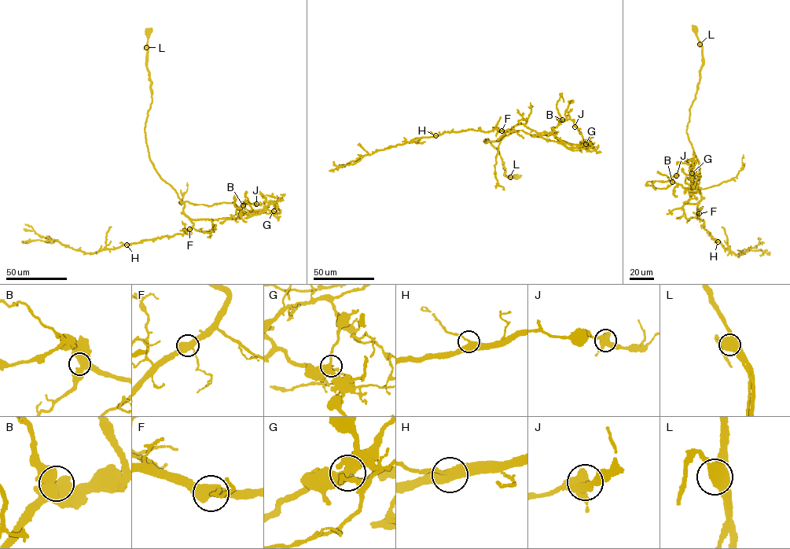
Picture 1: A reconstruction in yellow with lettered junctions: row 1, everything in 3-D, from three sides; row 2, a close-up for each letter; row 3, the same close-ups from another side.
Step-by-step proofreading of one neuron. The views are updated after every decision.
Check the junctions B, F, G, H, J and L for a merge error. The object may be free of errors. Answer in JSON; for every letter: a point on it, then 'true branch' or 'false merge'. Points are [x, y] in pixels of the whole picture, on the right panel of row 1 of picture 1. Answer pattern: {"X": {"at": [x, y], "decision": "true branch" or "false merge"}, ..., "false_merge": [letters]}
{"B": {"at": [672, 182], "decision": "true branch"}, "F": {"at": [699, 213], "decision": "true branch"}, "G": {"at": [692, 173], "decision": "true branch"}, "H": {"at": [718, 241], "decision": "true branch"}, "J": {"at": [676, 175], "decision": "true branch"}, "L": {"at": [699, 44], "decision": "true branch"}, "false_merge": []}

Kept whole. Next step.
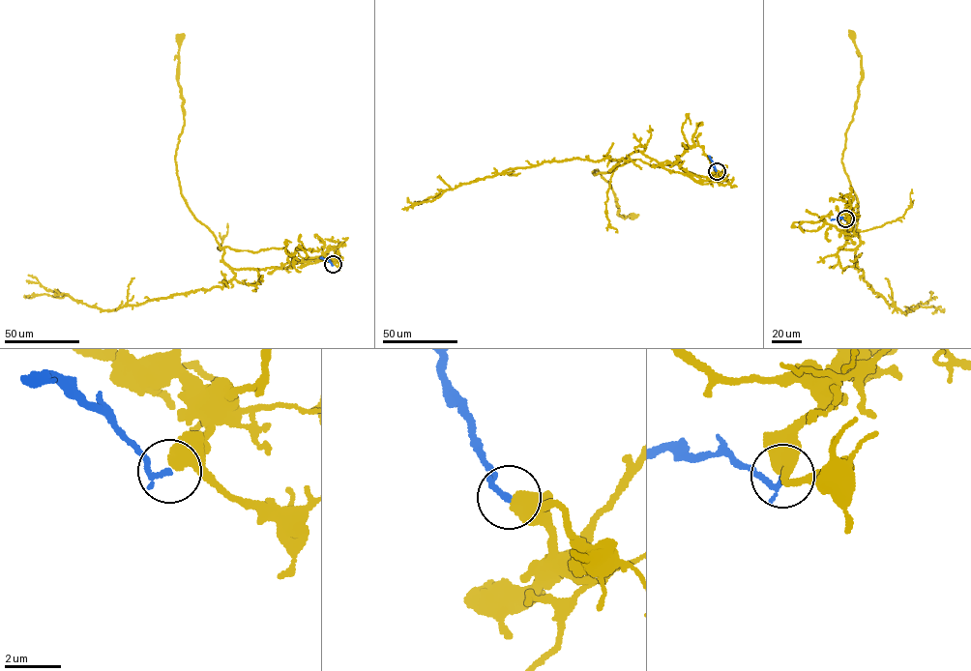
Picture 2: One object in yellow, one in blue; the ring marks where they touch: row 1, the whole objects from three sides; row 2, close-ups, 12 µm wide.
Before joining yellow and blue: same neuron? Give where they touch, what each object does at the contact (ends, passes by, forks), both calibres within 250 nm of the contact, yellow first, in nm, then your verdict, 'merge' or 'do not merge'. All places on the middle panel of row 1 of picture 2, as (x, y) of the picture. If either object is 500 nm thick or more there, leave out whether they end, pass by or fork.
at (717, 171); yellow passes by; blue ends there; 400 nm thick on the yellow side, 220 nm on the other; do not merge

